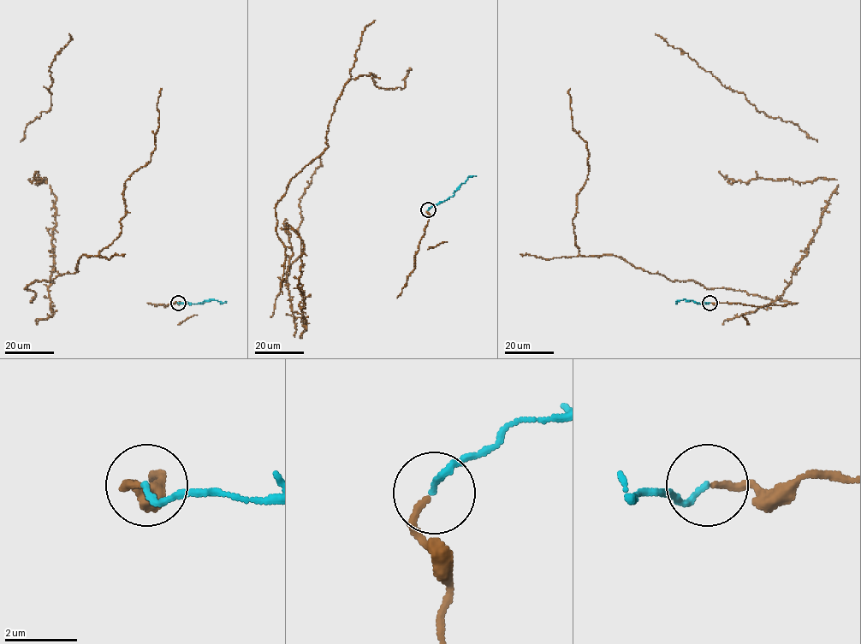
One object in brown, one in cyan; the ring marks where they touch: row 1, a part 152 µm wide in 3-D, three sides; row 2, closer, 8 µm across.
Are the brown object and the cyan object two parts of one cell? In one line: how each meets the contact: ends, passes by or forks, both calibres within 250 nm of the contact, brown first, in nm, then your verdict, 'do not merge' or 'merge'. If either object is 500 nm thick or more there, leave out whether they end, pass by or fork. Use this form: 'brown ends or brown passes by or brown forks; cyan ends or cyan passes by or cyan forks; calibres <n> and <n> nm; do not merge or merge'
brown ends; cyan ends; calibres 180 and 160 nm; merge

